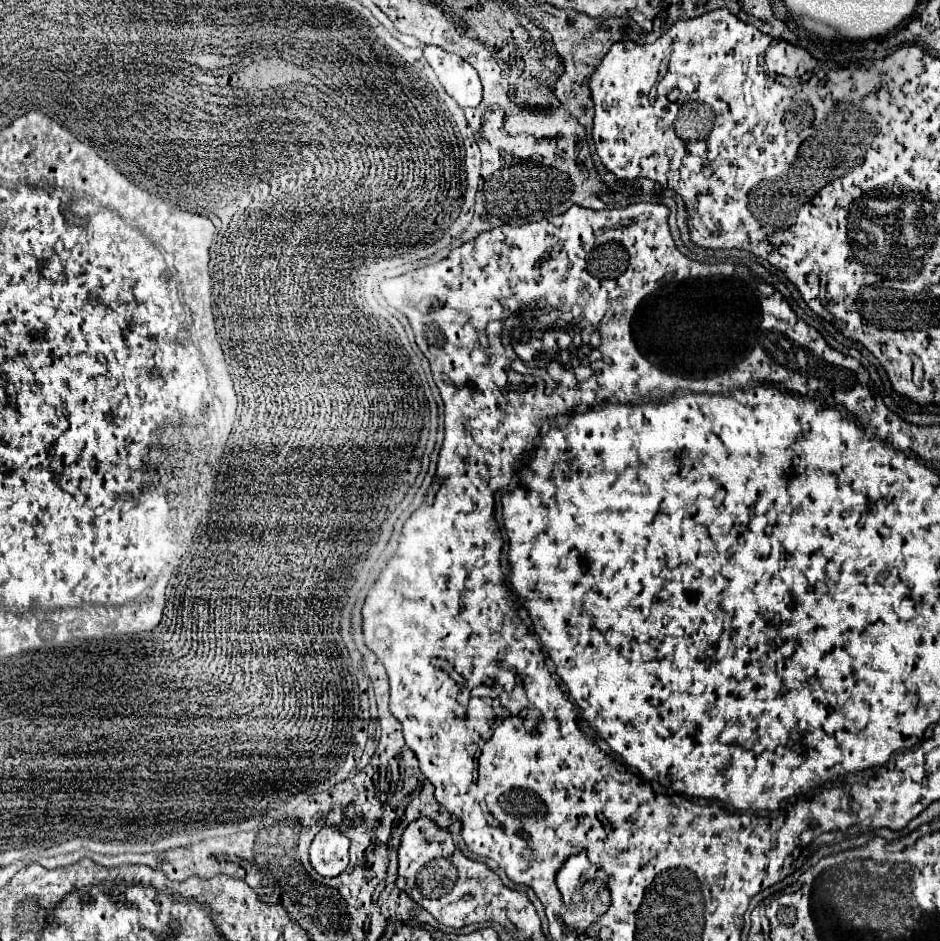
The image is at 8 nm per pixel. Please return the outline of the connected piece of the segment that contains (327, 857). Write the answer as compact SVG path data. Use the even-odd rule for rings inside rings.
M323 827L309 847L311 867L323 877L337 877L349 865L349 839L339 827Z

